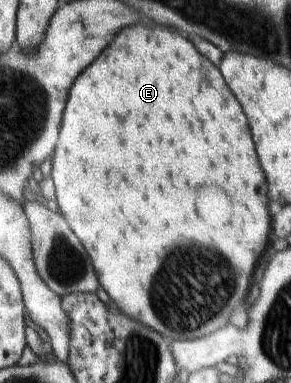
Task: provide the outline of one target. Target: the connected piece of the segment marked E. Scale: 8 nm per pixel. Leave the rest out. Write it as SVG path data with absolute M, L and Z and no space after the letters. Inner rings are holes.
M150 22L124 27L112 39L112 43L78 75L74 85L70 88L60 124L60 137L58 137L56 149L52 152L52 165L49 167L50 176L55 185L59 211L66 217L70 229L90 256L98 284L126 317L142 321L144 325L156 329L158 333L170 339L196 339L196 337L204 337L224 327L228 323L228 317L246 303L248 285L250 285L248 281L252 278L260 257L263 257L273 240L272 219L270 219L270 207L268 207L271 201L268 197L266 173L260 169L261 163L258 163L242 107L236 101L236 97L230 93L222 77L216 65L198 53L198 49L188 38L182 37L172 28L167 29L166 26ZM204 185L218 185L228 195L228 201L232 205L228 221L224 221L220 227L210 227L208 223L204 223L198 211L194 209L196 193ZM202 313L206 321L206 331L200 331Z

